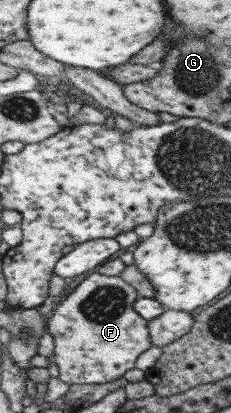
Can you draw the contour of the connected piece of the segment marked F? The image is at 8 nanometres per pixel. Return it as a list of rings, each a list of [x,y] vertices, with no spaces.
[[[94,272],[58,303],[49,315],[48,333],[54,338],[56,349],[53,362],[58,366],[59,377],[64,383],[68,385],[110,383],[123,378],[125,372],[135,368],[137,358],[153,345],[150,321],[143,318],[134,307],[139,297],[141,296],[138,290],[126,279]]]

